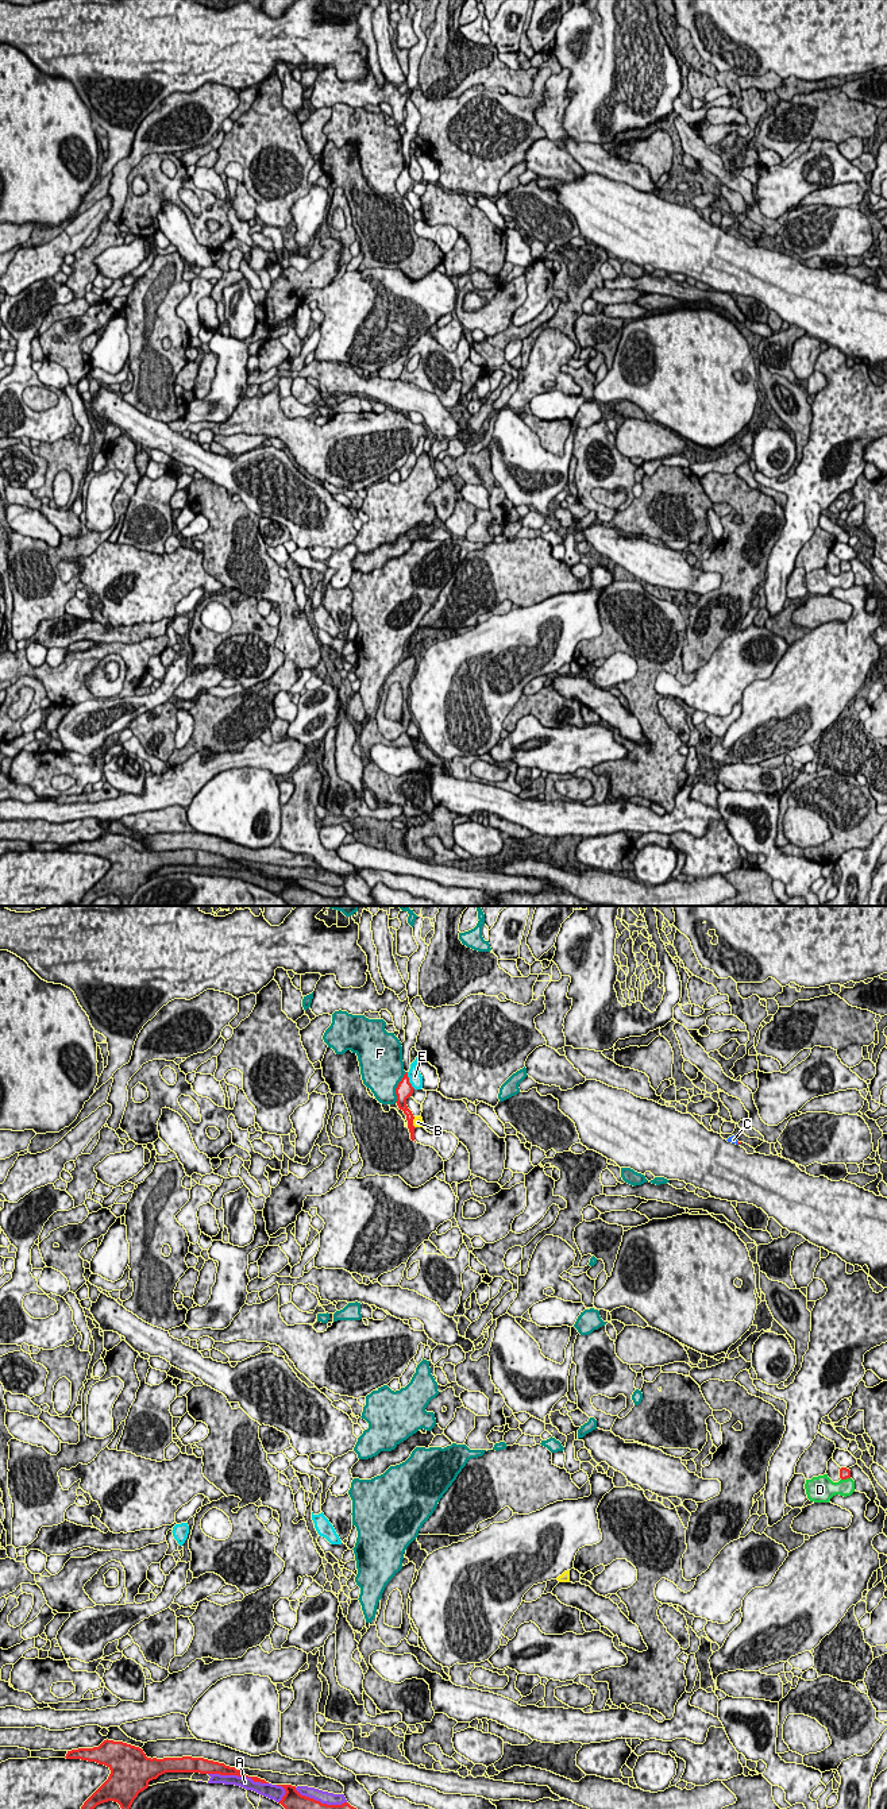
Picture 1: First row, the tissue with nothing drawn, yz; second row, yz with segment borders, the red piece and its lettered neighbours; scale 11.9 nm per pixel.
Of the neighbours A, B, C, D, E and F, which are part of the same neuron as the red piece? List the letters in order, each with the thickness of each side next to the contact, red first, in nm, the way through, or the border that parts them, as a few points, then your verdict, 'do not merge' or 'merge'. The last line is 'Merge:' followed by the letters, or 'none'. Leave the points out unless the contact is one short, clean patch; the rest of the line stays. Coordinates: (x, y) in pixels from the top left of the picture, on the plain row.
A: 140 nm thick on the red side, 140 nm on the other; do not merge
B: 100 nm thick on the red side, 130 nm on the other; border along yz (413, 209), (415, 220); do not merge
C: 30 nm thick on the red side, 90 nm on the other; merge
D: 130 nm thick on the red side, 200 nm on the other; do not merge
E: 200 nm thick on the red side, 160 nm on the other; do not merge
F: 200 nm thick on the red side, 460 nm on the other; do not merge
Merge: C

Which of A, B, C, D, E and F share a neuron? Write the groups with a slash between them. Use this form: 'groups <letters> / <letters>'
groups A / B / C / D / E / F

